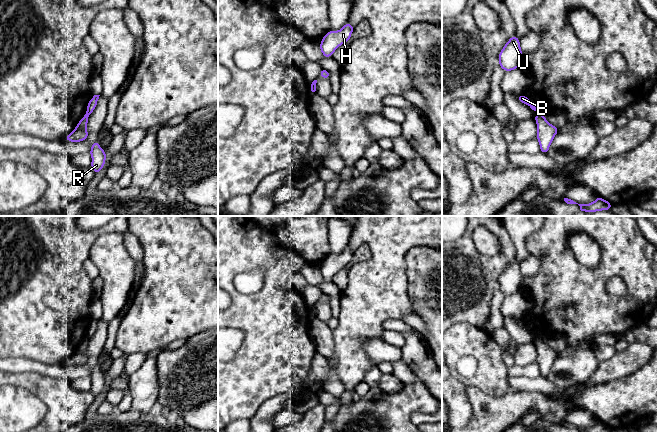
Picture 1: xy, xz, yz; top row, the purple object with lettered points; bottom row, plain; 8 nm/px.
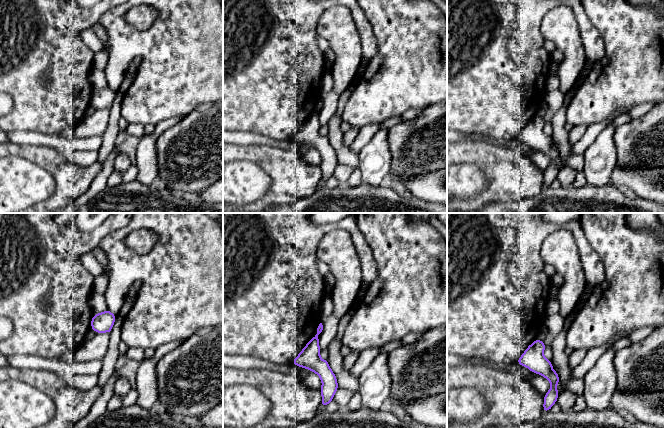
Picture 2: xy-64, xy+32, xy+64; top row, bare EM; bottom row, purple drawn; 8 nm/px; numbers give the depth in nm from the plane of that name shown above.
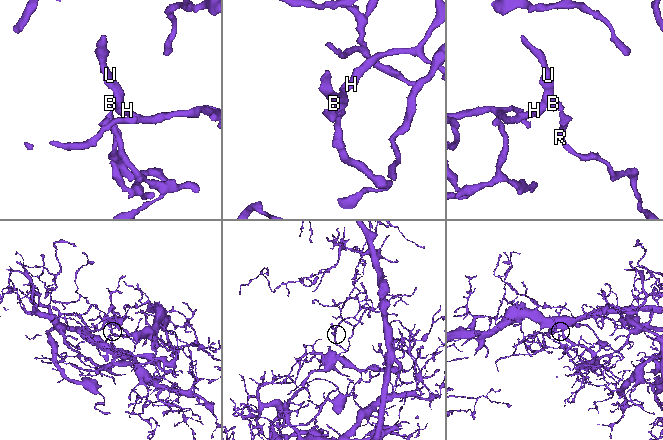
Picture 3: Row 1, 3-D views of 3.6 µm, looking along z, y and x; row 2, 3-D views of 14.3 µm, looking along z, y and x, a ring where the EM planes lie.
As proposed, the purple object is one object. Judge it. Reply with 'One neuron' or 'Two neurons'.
Two neurons

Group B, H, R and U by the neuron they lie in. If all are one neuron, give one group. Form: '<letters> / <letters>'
B H U / R

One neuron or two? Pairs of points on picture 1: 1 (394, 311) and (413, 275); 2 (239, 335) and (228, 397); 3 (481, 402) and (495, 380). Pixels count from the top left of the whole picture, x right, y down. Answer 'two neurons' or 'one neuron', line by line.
1: two neurons
2: two neurons
3: two neurons

